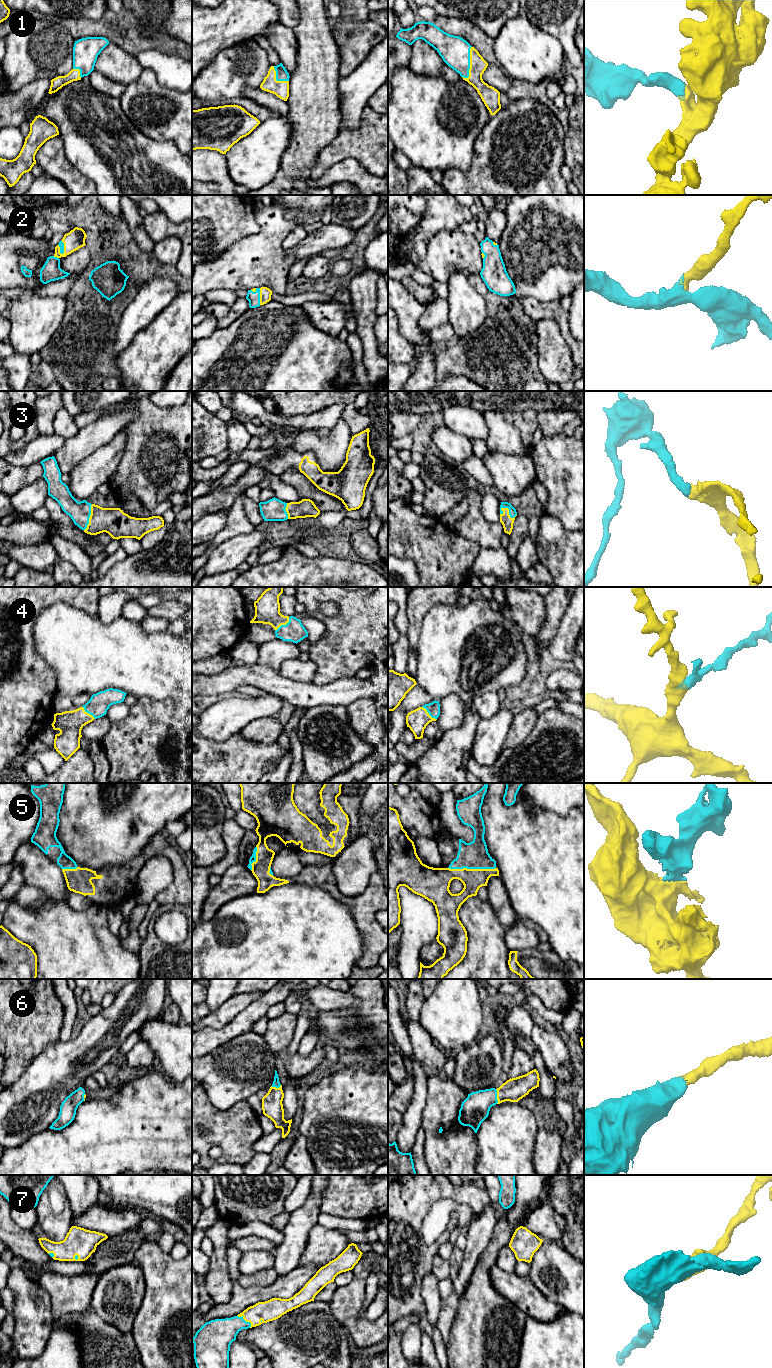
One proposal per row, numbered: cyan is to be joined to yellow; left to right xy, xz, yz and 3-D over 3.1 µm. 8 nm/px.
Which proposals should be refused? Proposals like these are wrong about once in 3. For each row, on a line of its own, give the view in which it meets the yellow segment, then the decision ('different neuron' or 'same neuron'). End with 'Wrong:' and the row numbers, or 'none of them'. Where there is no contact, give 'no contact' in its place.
1: meets yellow in yz; same neuron
2: meets yellow in xz; same neuron
3: meets yellow in yz; same neuron
4: meets yellow in xz; same neuron
5: meets yellow in yz; same neuron
6: meets yellow in yz; same neuron
7: meets yellow in xz; same neuron
Wrong: none of them

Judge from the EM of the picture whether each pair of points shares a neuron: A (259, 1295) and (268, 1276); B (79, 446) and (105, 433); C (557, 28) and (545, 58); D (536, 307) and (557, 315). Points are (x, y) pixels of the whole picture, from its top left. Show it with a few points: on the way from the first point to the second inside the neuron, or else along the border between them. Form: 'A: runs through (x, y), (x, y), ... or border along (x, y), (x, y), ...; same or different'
A: border along (278, 1277), (265, 1286), (240, 1285); different
B: runs through (85, 442), (99, 433); same
C: border along (534, 24), (552, 35), (559, 42), (565, 58); different
D: runs through (541, 310), (552, 310); same

